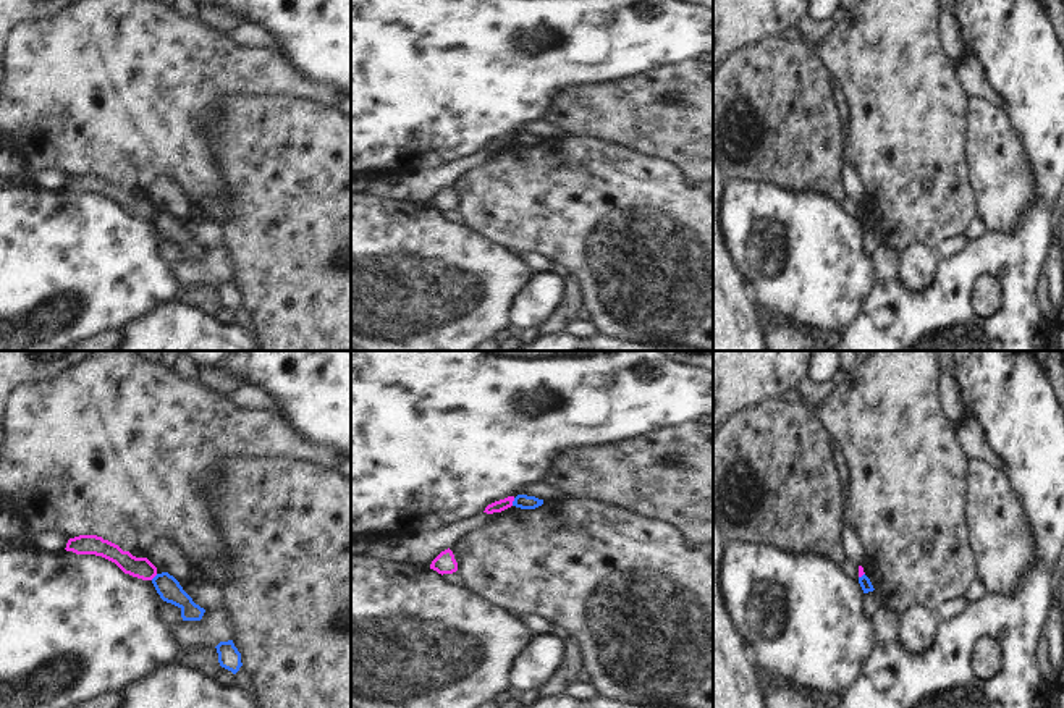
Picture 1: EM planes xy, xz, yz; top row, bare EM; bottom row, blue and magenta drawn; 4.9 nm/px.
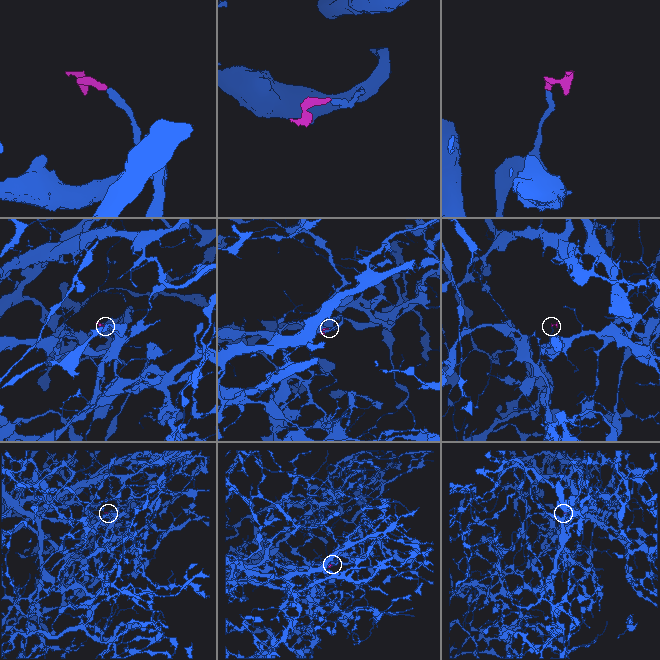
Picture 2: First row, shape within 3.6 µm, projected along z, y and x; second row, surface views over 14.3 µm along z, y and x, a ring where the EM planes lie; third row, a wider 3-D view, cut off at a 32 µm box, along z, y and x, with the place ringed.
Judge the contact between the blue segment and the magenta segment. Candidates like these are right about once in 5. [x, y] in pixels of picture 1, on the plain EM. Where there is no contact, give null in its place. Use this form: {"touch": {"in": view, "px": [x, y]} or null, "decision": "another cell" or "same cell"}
{"touch": {"in": "xz", "px": [513, 139]}, "decision": "another cell"}

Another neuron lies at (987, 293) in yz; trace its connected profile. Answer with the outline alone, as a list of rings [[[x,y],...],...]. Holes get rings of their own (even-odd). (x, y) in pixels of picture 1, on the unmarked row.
[[[980,273],[972,288],[972,304],[980,315],[993,315],[1001,307],[1003,284],[998,275]]]

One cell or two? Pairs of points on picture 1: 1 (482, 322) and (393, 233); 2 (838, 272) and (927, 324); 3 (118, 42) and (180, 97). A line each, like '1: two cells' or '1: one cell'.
1: one cell
2: two cells
3: one cell

